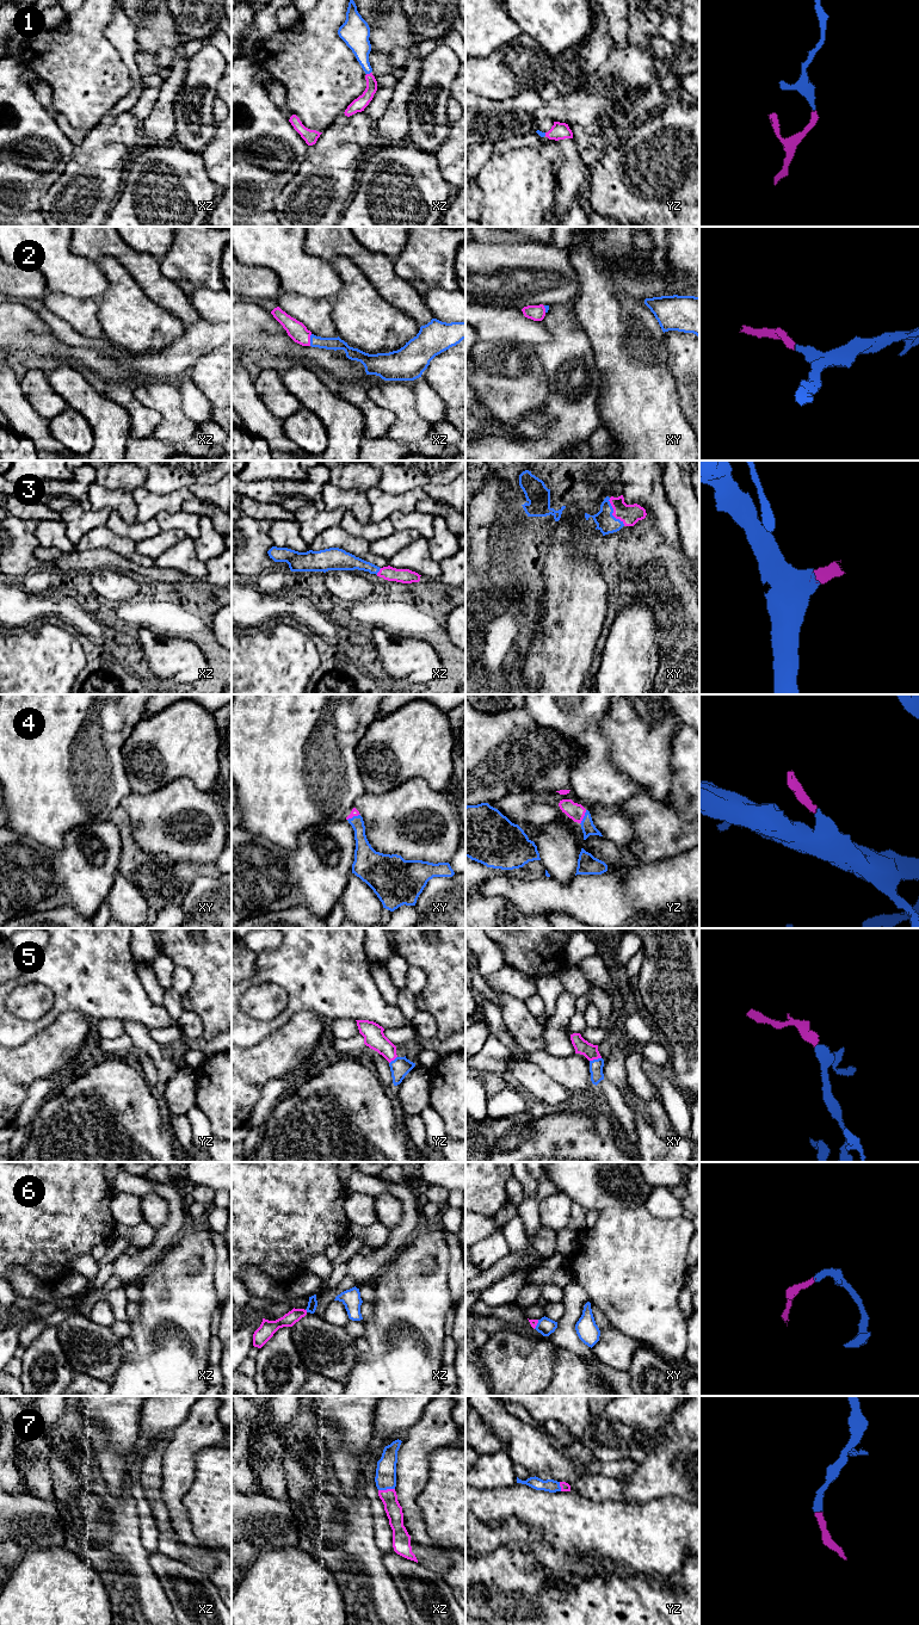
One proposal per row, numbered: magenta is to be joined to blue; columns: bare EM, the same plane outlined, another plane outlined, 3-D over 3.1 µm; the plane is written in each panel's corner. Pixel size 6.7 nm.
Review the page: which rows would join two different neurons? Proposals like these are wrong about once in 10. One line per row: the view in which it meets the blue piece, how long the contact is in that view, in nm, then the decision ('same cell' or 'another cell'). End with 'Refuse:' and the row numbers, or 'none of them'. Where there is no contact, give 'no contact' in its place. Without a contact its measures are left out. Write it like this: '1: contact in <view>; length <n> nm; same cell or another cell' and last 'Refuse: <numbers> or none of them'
1: contact in xz; length 40 nm; same cell
2: contact in xz; length 80 nm; same cell
3: contact in xy; length 220 nm; same cell
4: contact in yz; length 100 nm; same cell
5: contact in xy; length 80 nm; same cell
6: contact in xz; length 30 nm; same cell
7: contact in xz; length 110 nm; same cell
Refuse: none of them

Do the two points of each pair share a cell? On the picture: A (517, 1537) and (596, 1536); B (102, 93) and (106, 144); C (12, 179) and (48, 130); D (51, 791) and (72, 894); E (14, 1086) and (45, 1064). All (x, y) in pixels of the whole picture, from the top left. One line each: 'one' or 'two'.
A: one
B: two
C: one
D: two
E: one

